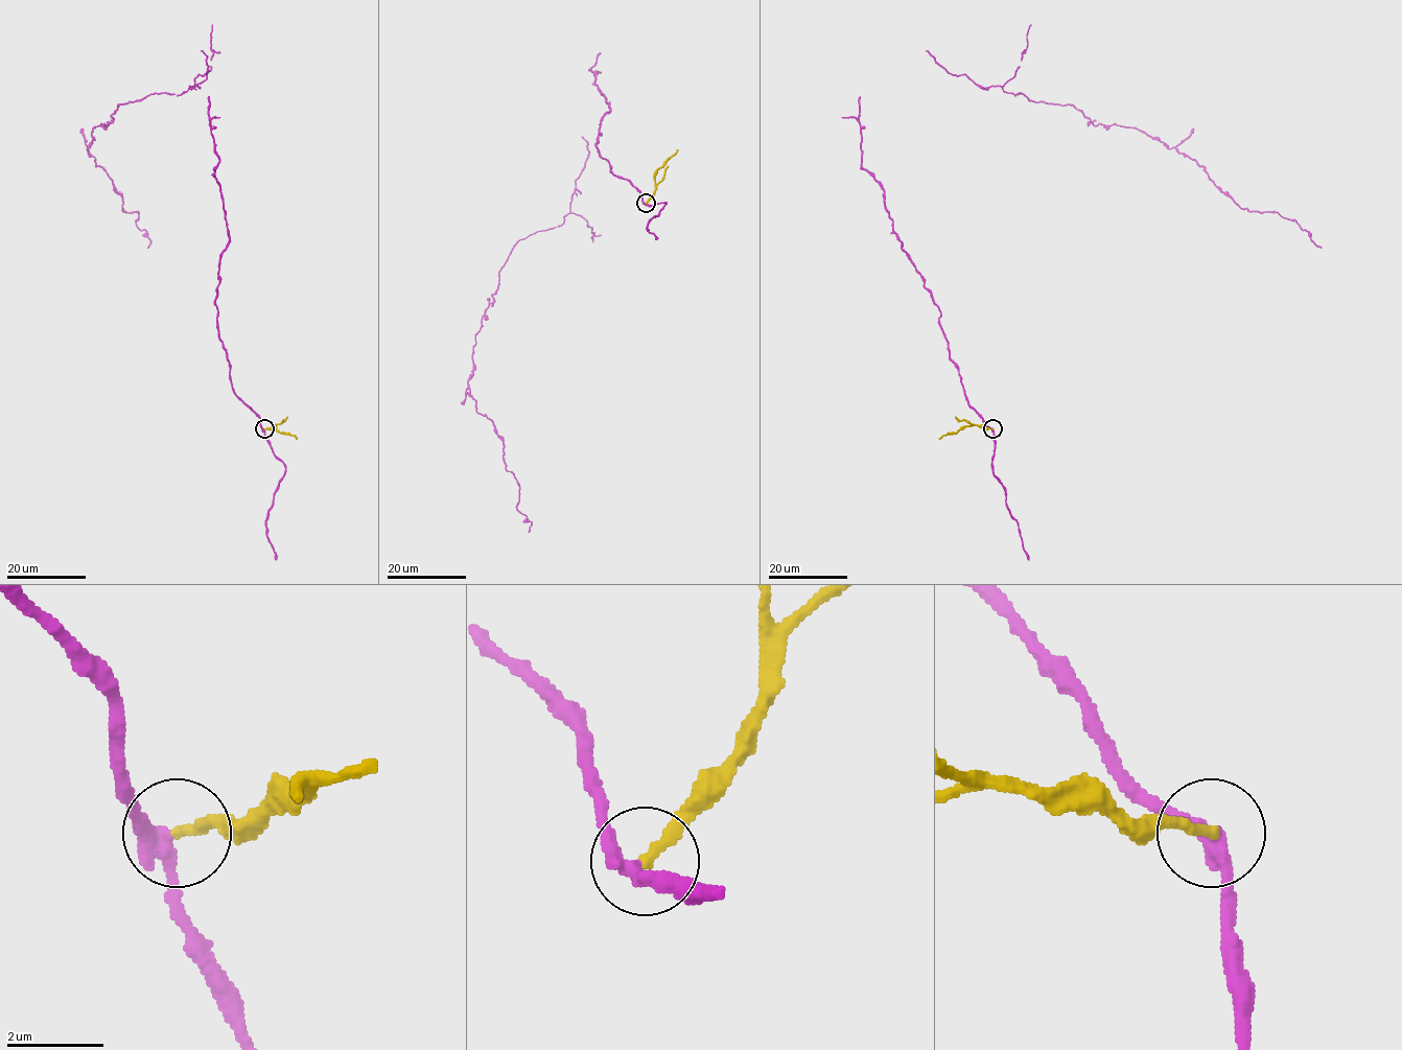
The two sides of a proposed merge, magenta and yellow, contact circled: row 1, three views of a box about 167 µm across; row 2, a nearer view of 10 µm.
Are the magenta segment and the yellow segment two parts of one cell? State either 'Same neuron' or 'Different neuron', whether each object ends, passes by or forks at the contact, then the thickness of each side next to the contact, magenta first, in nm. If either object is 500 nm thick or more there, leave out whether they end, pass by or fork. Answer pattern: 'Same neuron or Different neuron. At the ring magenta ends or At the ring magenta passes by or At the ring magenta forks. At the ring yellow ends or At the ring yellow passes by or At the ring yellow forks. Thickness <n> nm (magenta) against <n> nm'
Different neuron. At the ring magenta passes by. At the ring yellow ends. Thickness 320 nm (magenta) against 240 nm

